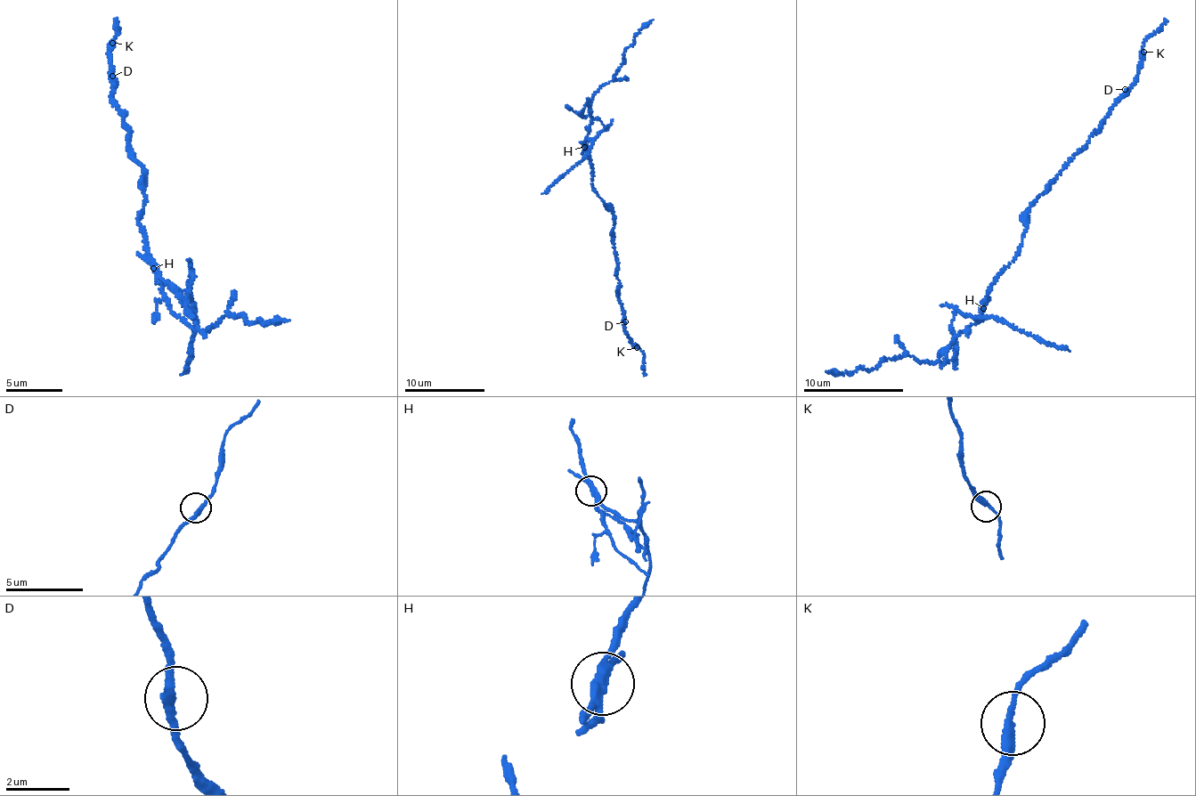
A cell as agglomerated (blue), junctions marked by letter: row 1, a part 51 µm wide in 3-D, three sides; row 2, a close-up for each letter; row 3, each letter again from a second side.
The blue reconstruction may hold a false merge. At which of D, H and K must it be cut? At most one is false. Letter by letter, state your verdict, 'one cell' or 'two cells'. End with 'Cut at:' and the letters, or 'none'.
D: one cell
H: two cells
K: one cell
Cut at: H

